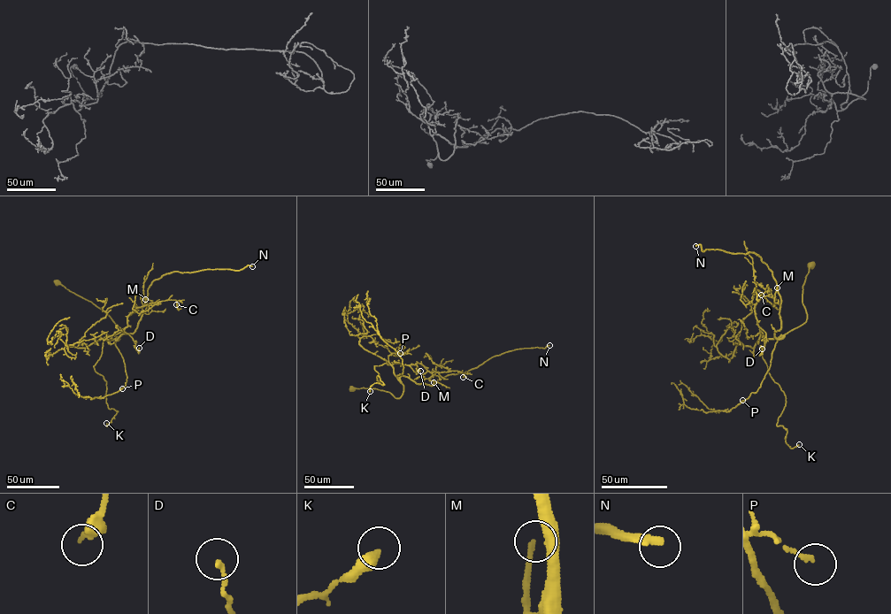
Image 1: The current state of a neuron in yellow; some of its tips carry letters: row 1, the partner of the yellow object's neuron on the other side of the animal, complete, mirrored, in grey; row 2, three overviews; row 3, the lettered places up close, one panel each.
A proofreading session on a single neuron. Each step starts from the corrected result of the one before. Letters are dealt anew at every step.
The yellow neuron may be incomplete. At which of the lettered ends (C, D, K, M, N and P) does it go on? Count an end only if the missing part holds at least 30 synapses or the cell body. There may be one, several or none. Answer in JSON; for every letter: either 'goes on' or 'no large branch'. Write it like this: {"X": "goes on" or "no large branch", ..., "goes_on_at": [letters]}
{"C": "no large branch", "D": "no large branch", "K": "no large branch", "M": "goes on", "N": "goes on", "P": "no large branch", "goes_on_at": ["M", "N"]}

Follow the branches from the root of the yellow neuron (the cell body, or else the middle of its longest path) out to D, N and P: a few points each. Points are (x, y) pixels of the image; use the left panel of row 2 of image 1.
D: (57, 282), (91, 302), (119, 326), (122, 335), (106, 339), (124, 332), (133, 339), (137, 350), (139, 348)
N: (57, 282), (109, 316), (122, 332), (118, 340), (134, 332), (155, 280), (173, 272), (252, 266)
P: (57, 282), (102, 309), (121, 330), (115, 344), (127, 378), (122, 388)

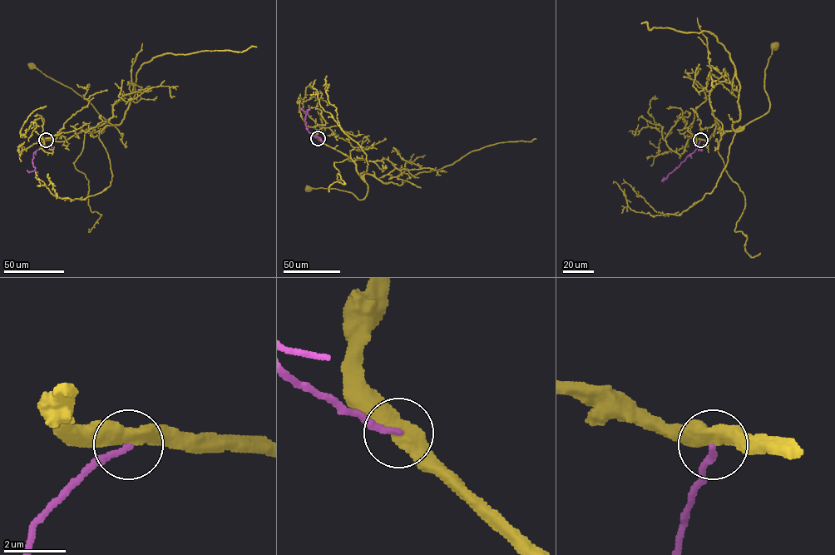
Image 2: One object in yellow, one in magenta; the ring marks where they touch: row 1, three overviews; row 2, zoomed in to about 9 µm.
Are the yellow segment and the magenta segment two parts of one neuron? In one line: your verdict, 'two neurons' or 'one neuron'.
two neurons

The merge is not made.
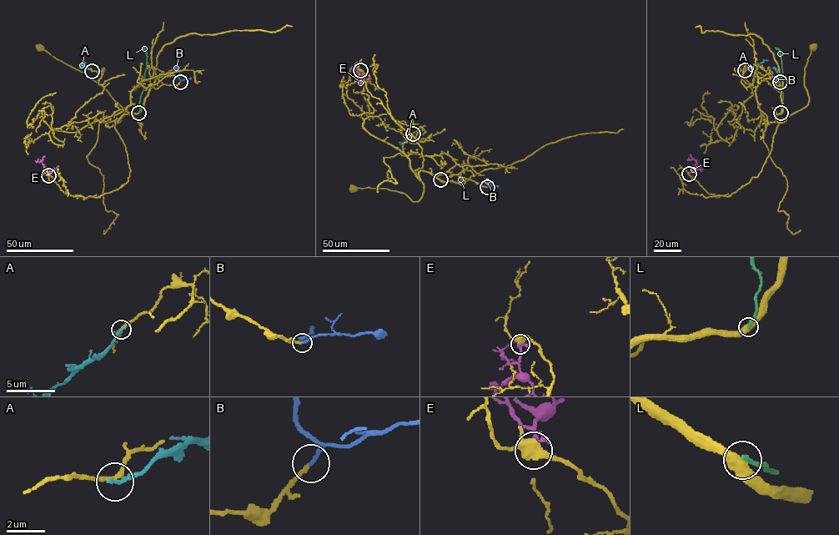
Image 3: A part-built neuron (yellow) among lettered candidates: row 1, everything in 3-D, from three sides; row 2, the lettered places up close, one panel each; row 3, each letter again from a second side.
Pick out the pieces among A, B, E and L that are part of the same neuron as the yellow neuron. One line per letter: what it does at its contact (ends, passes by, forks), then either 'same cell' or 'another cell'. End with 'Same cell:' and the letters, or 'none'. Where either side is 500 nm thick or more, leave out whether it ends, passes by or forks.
A: it ends | another cell
B: it ends | same cell
E: it forks | another cell
L: another cell
Same cell: B

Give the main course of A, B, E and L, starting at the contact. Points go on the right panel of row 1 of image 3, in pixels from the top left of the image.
A: (745, 70), (768, 60)
B: (780, 82), (776, 70), (772, 68)
E: (689, 174), (695, 169), (696, 163), (693, 158), (690, 158)
L: (781, 113), (781, 61), (780, 50), (775, 47)

